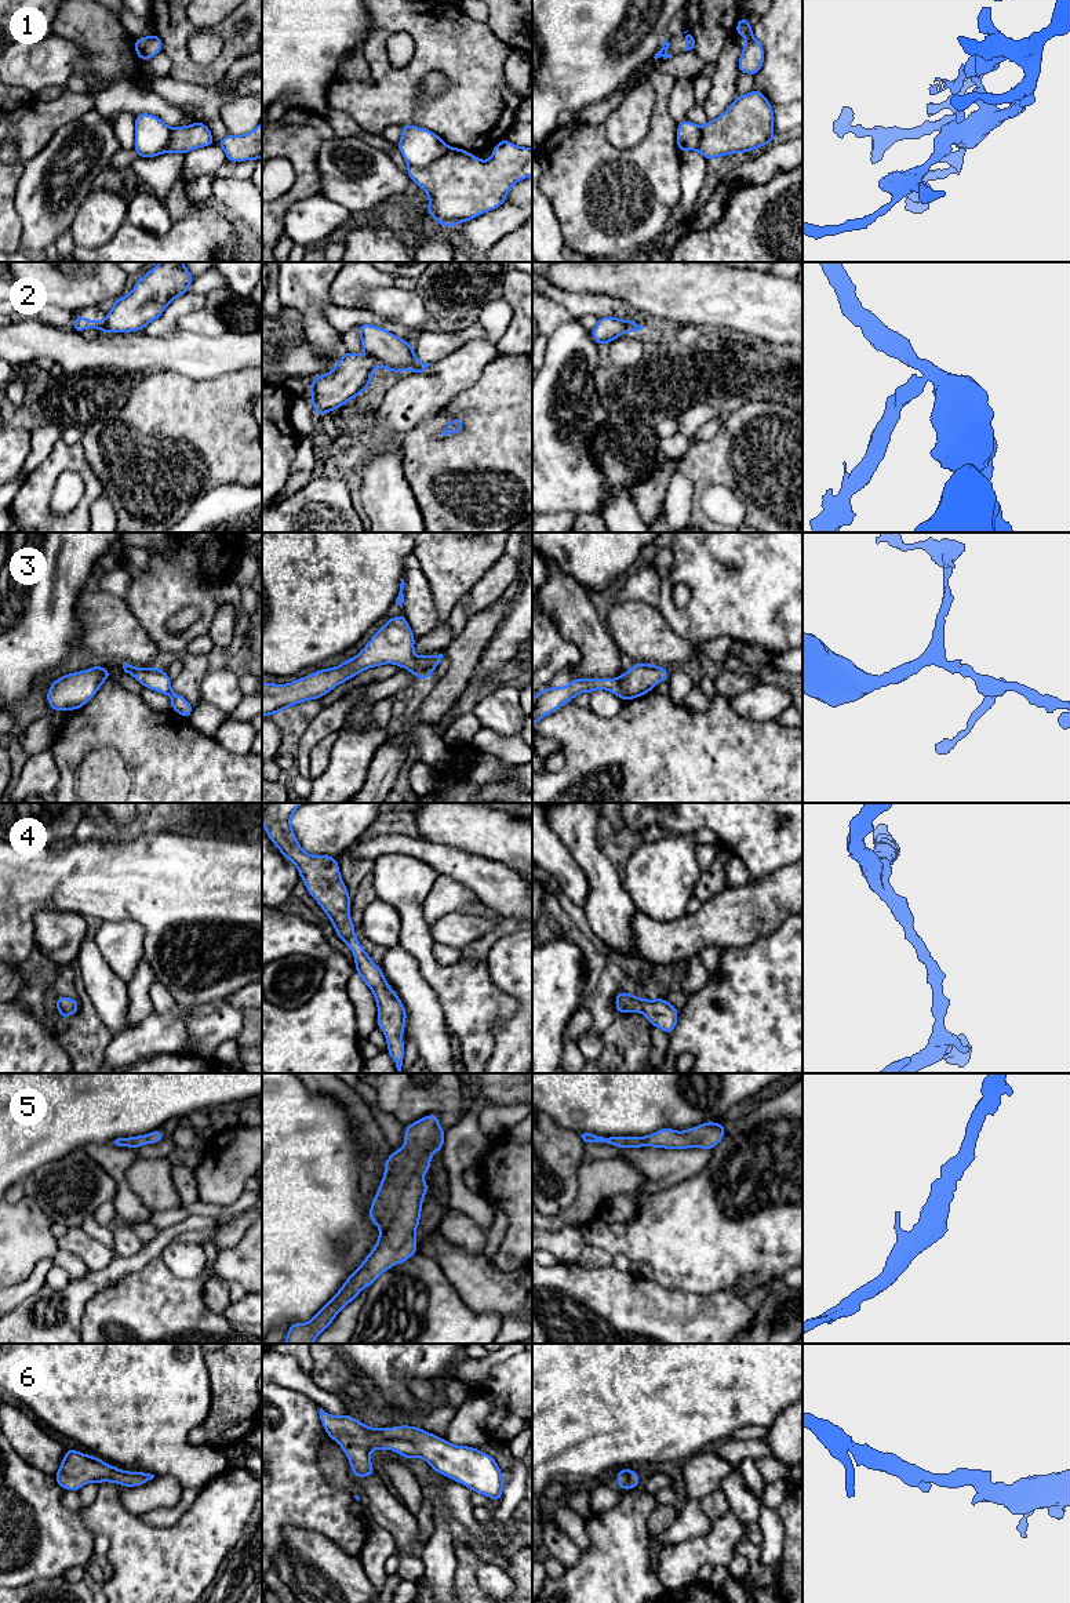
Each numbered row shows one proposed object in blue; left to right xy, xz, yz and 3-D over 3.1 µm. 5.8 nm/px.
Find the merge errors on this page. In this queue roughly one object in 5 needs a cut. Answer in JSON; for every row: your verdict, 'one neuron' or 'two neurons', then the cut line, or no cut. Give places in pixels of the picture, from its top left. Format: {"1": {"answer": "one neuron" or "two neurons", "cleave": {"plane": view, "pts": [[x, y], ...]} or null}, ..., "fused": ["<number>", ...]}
{"1": {"answer": "two neurons", "cleave": {"plane": "xz", "pts": [[450, 148], [425, 167], [408, 166]]}}, "2": {"answer": "two neurons", "cleave": {"plane": "xz", "pts": [[370, 353], [378, 363]]}}, "3": {"answer": "one neuron", "cleave": null}, "4": {"answer": "one neuron", "cleave": null}, "5": {"answer": "one neuron", "cleave": null}, "6": {"answer": "one neuron", "cleave": null}, "fused": ["1", "2"]}

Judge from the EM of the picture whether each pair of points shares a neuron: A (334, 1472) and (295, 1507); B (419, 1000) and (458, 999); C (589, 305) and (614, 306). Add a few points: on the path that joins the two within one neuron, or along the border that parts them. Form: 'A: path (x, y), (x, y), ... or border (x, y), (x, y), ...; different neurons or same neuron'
A: border (319, 1447), (319, 1468), (324, 1478), (353, 1497); different neurons
B: border (421, 971), (421, 976), (435, 992), (450, 1029); different neurons
C: path (594, 305), (608, 306); same neuron

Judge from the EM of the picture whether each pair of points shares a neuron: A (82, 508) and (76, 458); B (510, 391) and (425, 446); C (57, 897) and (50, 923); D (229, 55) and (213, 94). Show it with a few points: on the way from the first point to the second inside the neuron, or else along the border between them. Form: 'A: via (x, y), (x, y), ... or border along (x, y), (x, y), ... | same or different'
A: via (88, 495), (88, 476), (84, 471) | same
B: via (491, 413), (458, 446), (447, 446) | same
C: border along (84, 919), (40, 911), (33, 934) | different
D: border along (239, 60), (213, 84), (195, 86), (184, 83) | different

